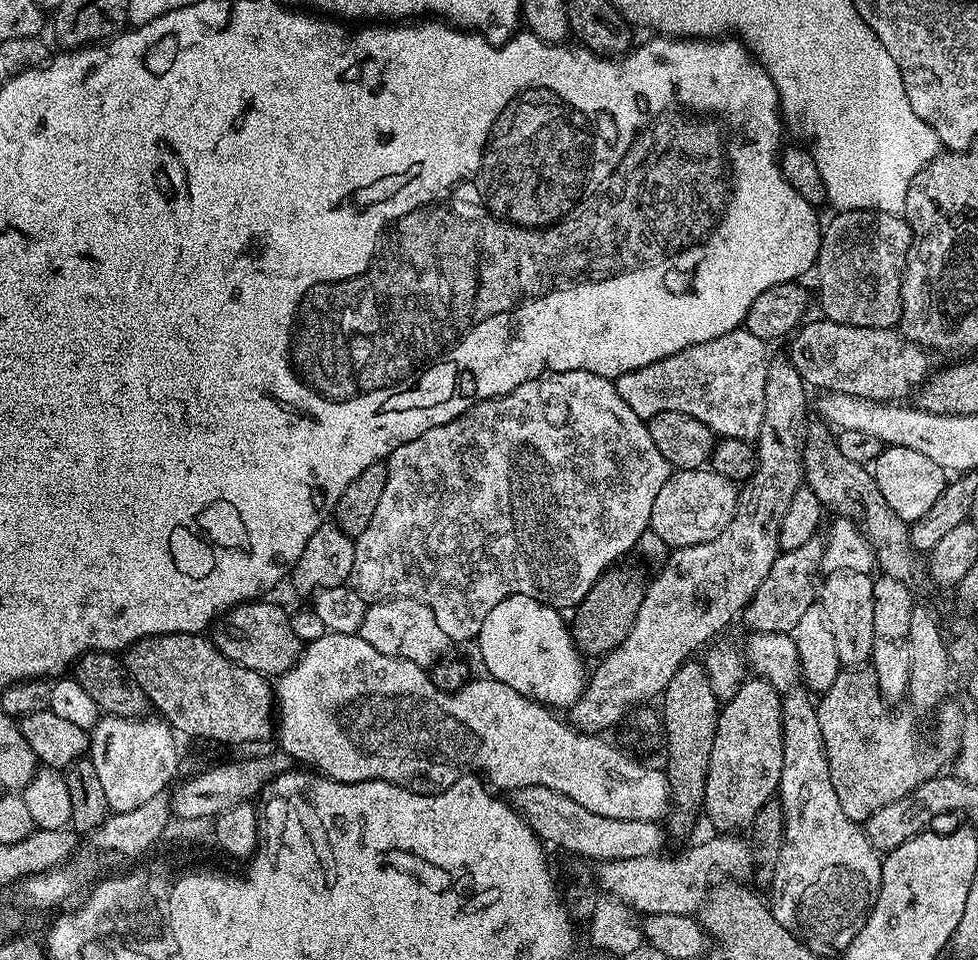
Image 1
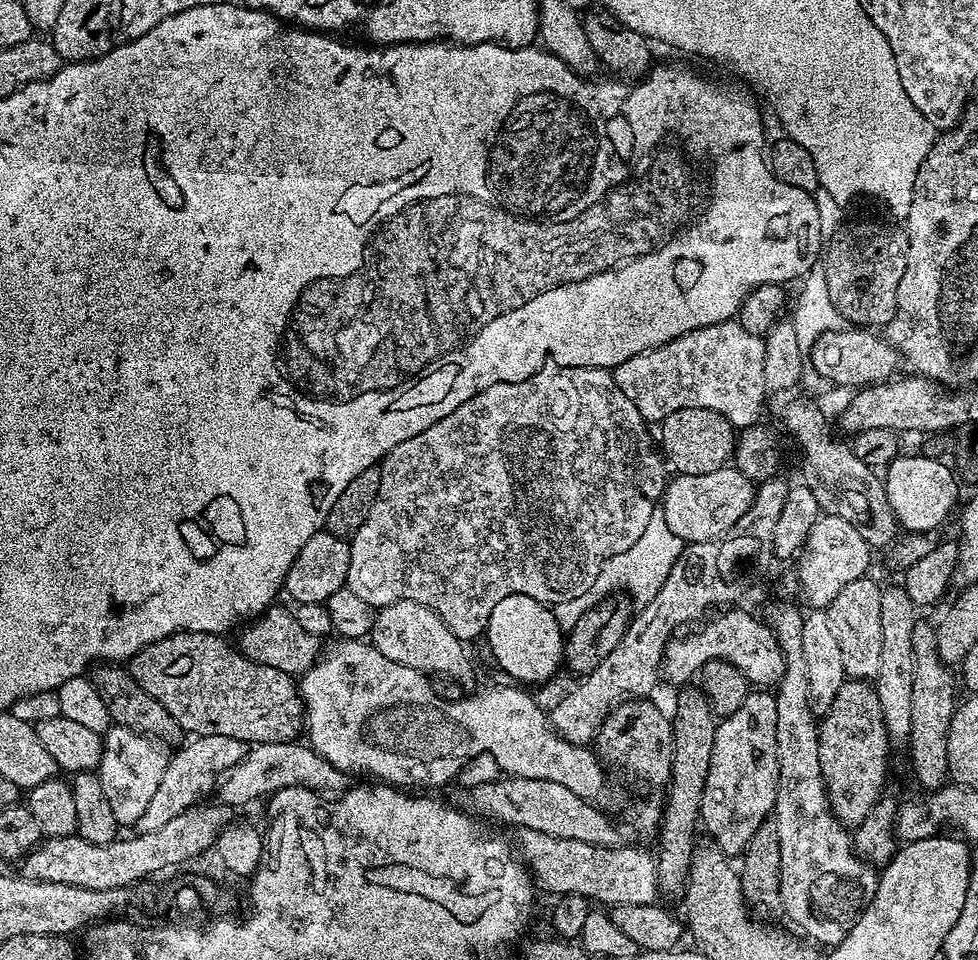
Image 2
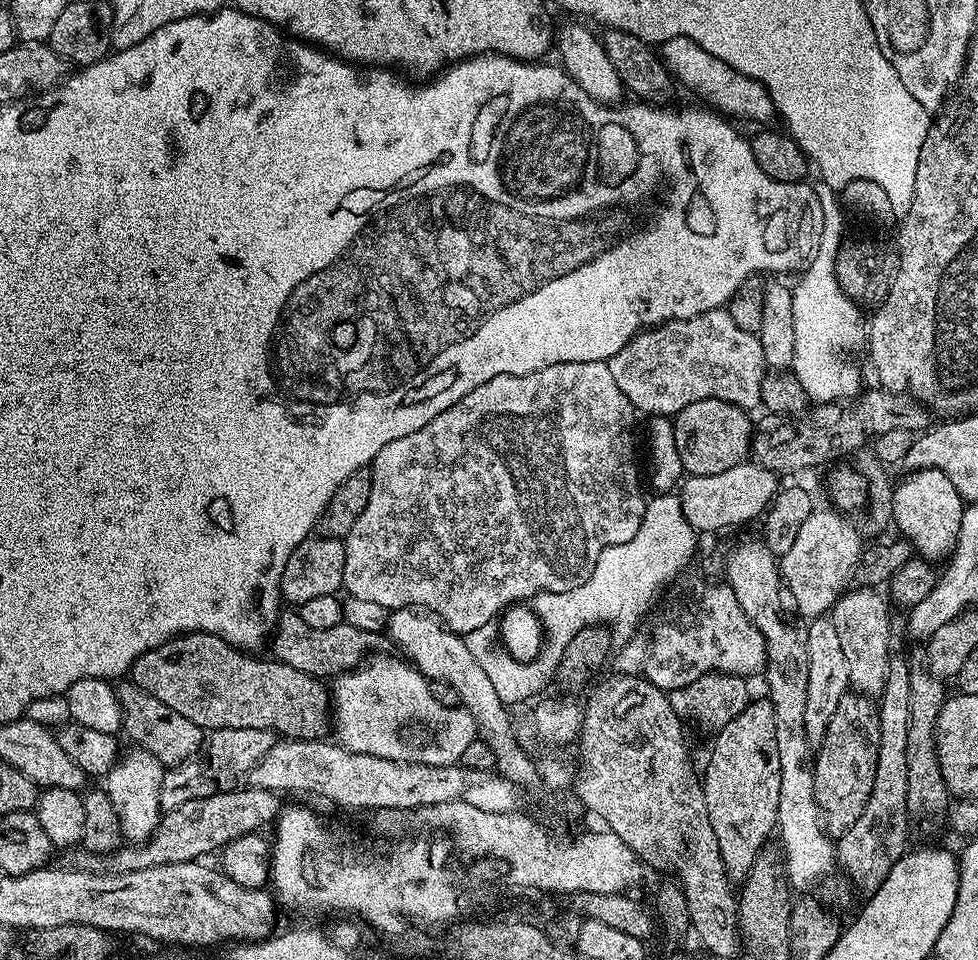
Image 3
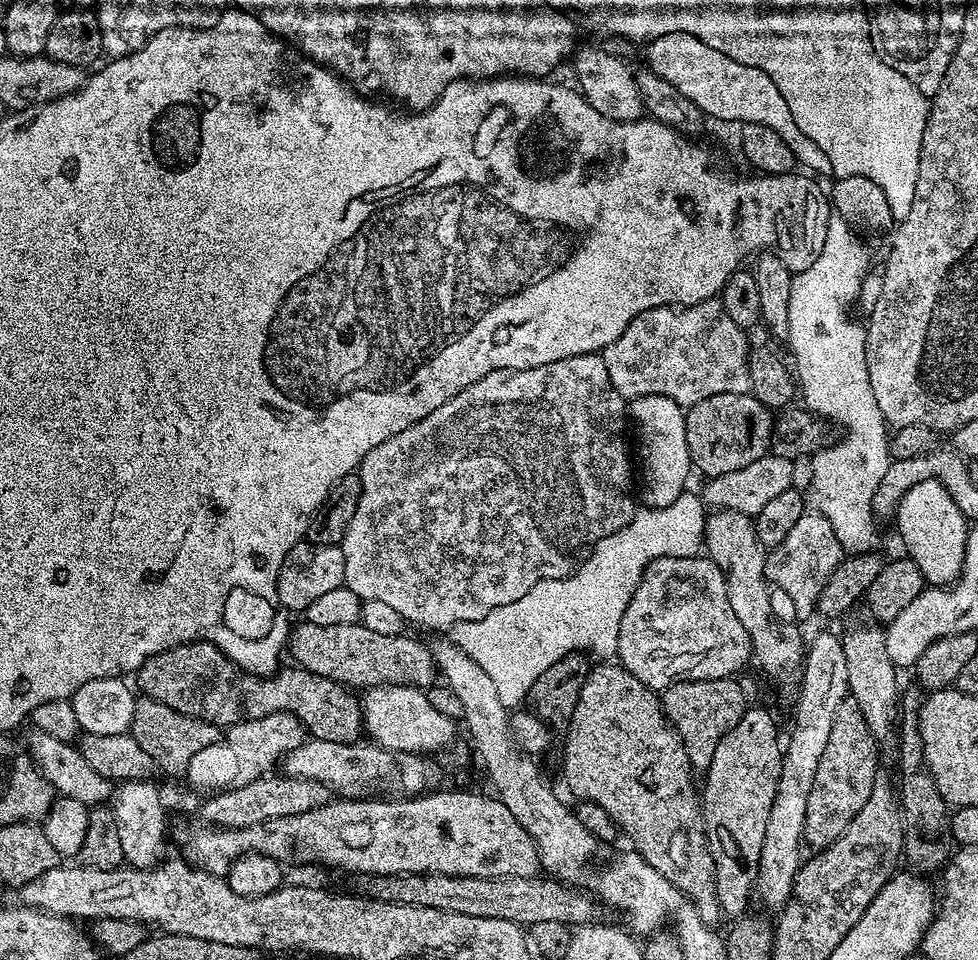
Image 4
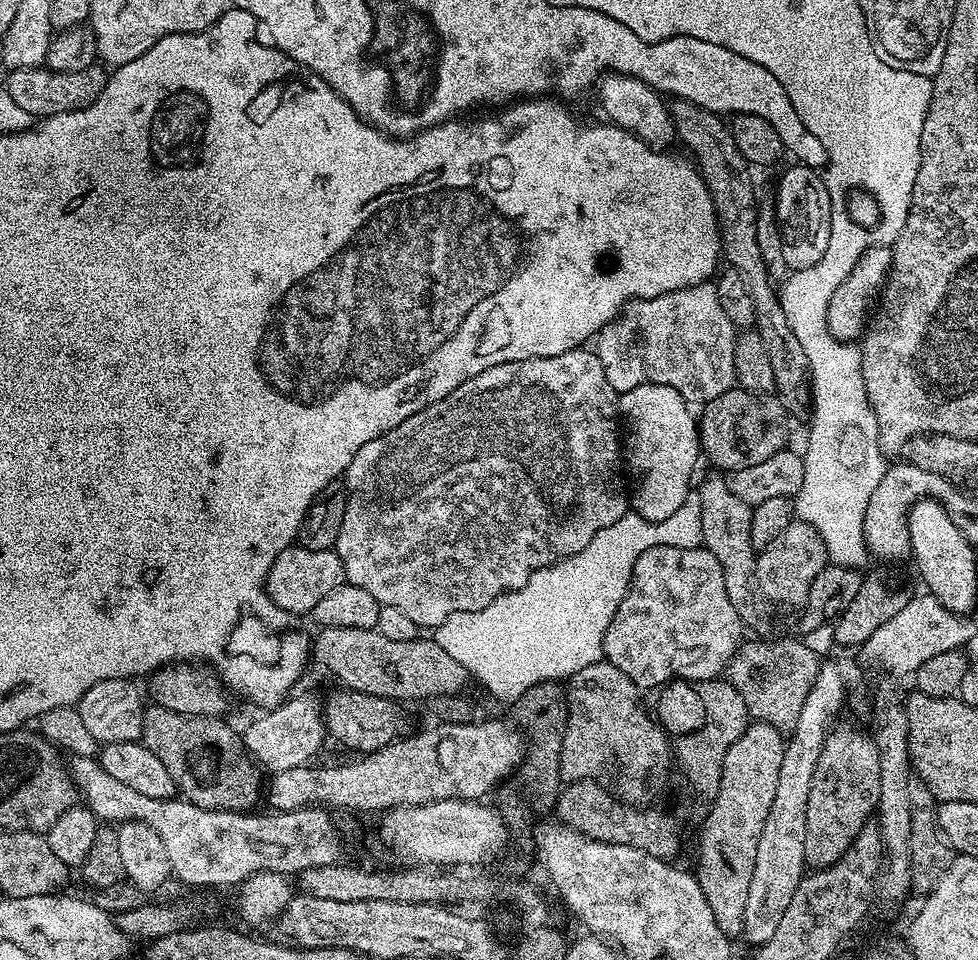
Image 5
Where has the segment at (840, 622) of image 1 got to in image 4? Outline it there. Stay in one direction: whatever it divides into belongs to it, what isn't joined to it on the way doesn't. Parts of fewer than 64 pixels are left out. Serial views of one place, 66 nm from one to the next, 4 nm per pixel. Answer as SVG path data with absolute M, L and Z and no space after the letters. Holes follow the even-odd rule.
M867 622L843 633L842 639L846 650L846 678L851 699L858 702L862 718L870 726L877 742L893 739L894 725L898 720L898 701L902 696L902 687L896 681L898 669L893 664L886 650L885 629L879 623Z

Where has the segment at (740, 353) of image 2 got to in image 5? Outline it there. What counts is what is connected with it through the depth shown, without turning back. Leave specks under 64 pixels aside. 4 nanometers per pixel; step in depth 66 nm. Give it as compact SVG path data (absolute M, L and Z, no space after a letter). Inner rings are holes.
M704 281L700 284L695 284L692 287L686 287L682 290L670 291L668 294L660 294L656 298L648 299L636 299L627 304L626 307L621 309L619 315L615 317L610 323L604 327L601 332L597 333L594 351L602 362L602 370L606 373L606 378L610 381L610 386L614 387L616 392L629 392L636 386L656 384L666 385L674 388L678 393L682 394L684 400L690 404L704 404L718 395L728 391L735 385L735 362L734 362L734 350L737 340L738 330L730 322L730 318L723 312L722 305L719 304L718 294L715 283L711 281Z

